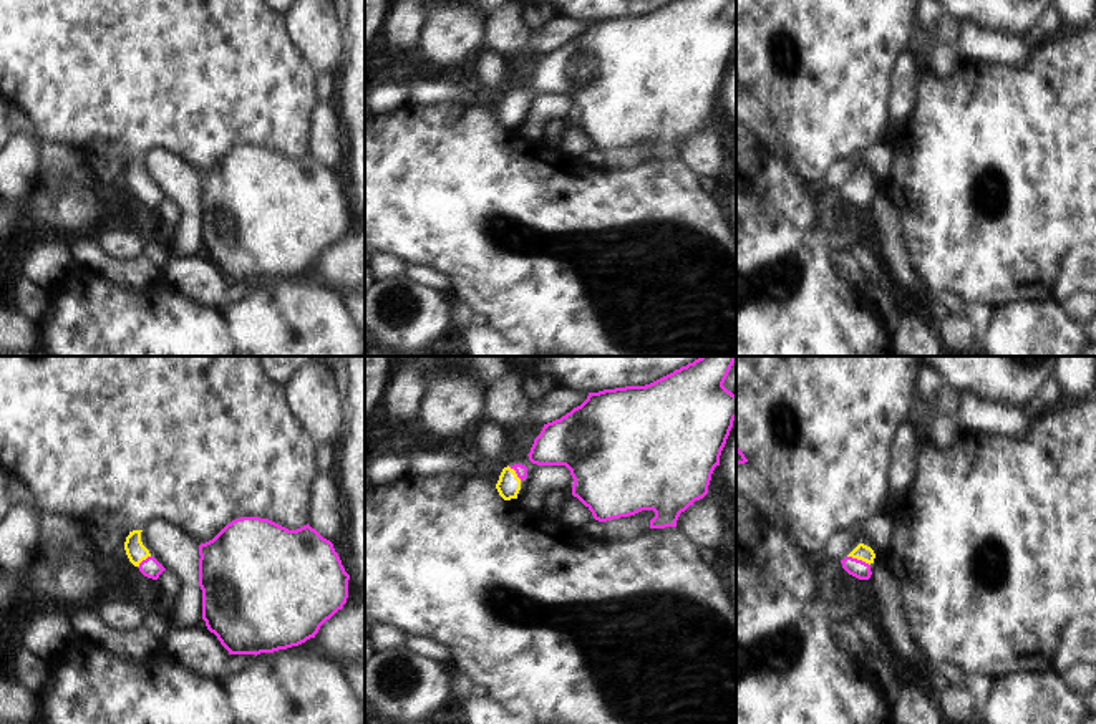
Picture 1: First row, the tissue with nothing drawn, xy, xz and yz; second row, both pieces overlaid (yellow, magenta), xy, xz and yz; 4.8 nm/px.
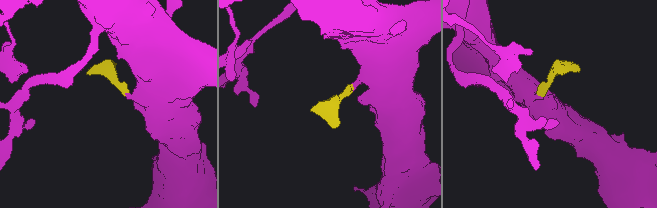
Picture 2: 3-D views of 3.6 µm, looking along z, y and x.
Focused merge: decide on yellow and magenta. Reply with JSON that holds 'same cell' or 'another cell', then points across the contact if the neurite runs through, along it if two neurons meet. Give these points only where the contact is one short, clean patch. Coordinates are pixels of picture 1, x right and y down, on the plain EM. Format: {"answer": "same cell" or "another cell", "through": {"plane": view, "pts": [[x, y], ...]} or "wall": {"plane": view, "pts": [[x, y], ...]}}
{"answer": "same cell", "through": {"plane": "yz", "pts": [[861, 181], [859, 188], [854, 196]]}}

